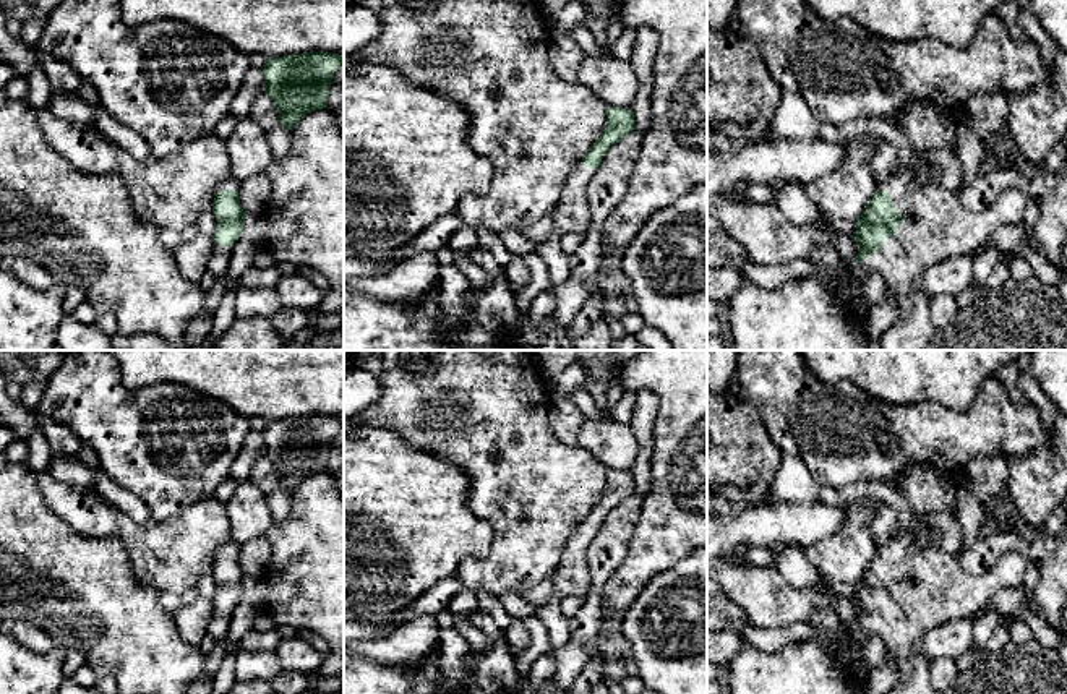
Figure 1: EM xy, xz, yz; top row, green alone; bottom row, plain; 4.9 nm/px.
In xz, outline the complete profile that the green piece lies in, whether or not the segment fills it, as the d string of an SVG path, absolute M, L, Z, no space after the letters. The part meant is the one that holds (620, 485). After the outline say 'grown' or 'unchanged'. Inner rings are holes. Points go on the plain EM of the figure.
M606 470L605 477L606 490L602 499L593 506L589 516L571 535L559 556L559 563L551 574L553 590L561 598L589 597L590 569L587 563L587 553L592 538L611 512L611 509L636 493L632 472Z | grown

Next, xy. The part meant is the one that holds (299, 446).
M329 415L271 420L261 431L264 456L272 462L279 485L292 493L313 475L328 472L328 459L334 436L344 418Z | unchanged

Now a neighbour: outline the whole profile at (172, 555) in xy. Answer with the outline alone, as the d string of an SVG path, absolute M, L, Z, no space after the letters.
M49 472L36 473L47 506L79 535L112 540L125 546L139 585L154 587L165 600L180 602L196 582L212 572L216 553L232 542L225 504L214 495L203 496L167 520L133 520L110 504L97 488L83 488L55 480Z

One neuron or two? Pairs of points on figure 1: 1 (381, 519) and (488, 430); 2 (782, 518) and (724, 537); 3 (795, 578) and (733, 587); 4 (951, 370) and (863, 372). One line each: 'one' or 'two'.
1: two
2: one
3: two
4: one

